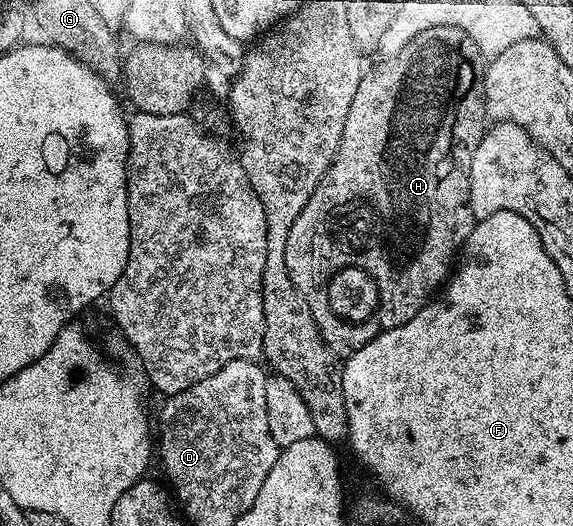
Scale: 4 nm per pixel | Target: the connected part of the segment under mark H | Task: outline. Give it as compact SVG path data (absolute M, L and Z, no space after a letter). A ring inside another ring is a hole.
M437 25L419 33L413 41L405 45L401 53L384 55L379 61L372 71L371 68L364 70L361 85L357 85L357 93L353 96L353 105L349 105L349 113L345 117L345 133L341 133L341 145L335 159L329 165L325 177L321 177L317 189L313 189L313 197L305 201L305 209L301 209L297 221L293 221L293 229L289 229L289 241L285 241L285 266L289 268L289 277L293 277L293 285L297 285L301 297L309 301L309 309L313 313L319 336L336 357L357 353L361 345L369 345L369 341L373 341L373 337L381 332L397 325L405 325L405 321L413 321L420 309L426 307L436 292L444 286L457 256L462 252L463 245L477 222L469 205L469 169L473 165L473 153L477 153L477 145L481 145L487 131L485 129L489 126L483 84L485 60L478 51L477 43L463 29ZM343 263L359 263L359 267L367 267L367 271L371 271L375 279L379 279L379 291L383 291L383 311L379 311L379 315L375 315L375 319L371 319L367 327L343 327L342 314L327 308L329 297L325 297L323 283L327 283L327 275L335 273L335 267L343 267Z

